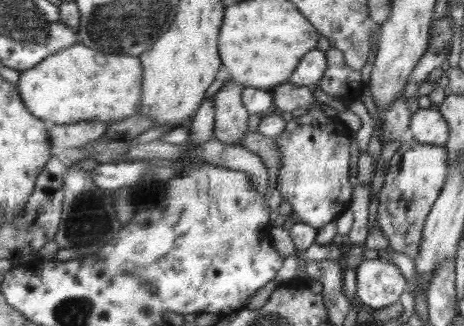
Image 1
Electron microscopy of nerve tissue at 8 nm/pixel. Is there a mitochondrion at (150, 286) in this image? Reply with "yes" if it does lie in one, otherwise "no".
yes

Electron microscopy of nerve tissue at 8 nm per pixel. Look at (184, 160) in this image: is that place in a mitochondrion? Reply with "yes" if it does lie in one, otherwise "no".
no

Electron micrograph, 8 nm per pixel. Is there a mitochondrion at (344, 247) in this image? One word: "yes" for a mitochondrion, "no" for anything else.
no

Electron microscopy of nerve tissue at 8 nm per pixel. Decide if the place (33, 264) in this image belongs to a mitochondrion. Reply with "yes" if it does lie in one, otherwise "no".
no

